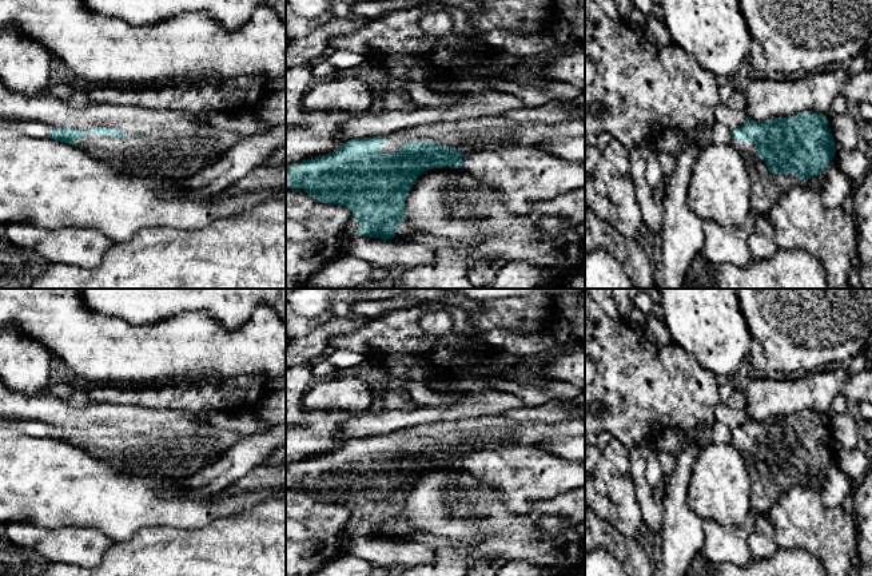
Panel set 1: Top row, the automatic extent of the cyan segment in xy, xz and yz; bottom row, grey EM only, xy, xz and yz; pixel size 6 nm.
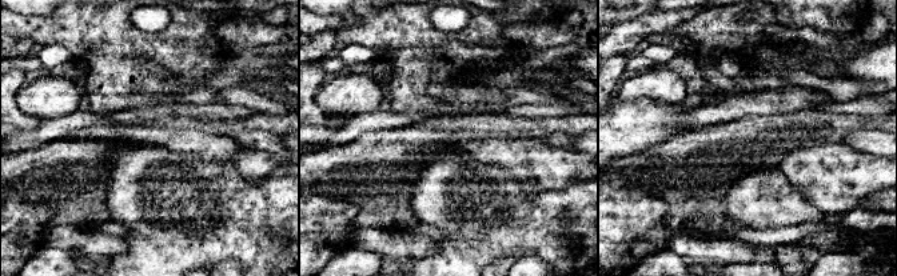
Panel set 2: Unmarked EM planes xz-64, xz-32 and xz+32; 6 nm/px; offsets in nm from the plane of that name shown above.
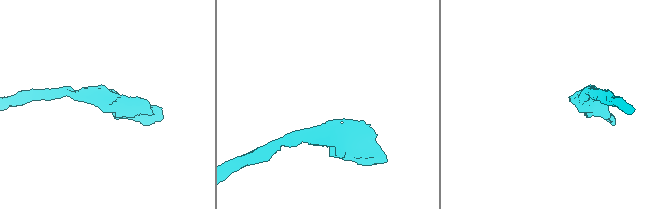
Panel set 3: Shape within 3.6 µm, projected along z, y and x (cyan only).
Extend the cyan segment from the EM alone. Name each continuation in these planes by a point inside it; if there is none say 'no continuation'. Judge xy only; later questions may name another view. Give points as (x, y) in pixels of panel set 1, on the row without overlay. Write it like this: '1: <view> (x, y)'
1: xy (162, 452)

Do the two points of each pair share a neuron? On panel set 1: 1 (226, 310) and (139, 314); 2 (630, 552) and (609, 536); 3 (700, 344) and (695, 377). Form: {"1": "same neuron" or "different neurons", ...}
{"1": "same neuron", "2": "same neuron", "3": "different neurons"}

